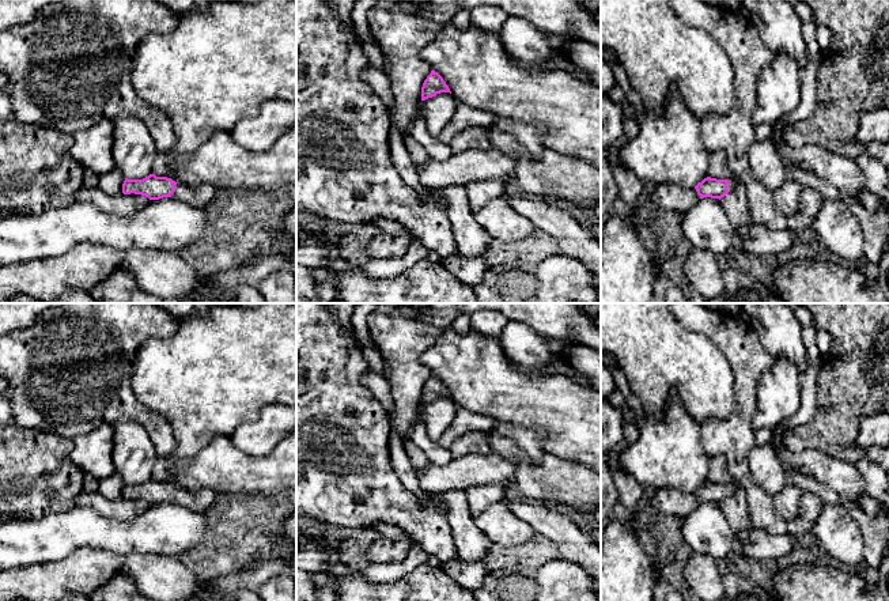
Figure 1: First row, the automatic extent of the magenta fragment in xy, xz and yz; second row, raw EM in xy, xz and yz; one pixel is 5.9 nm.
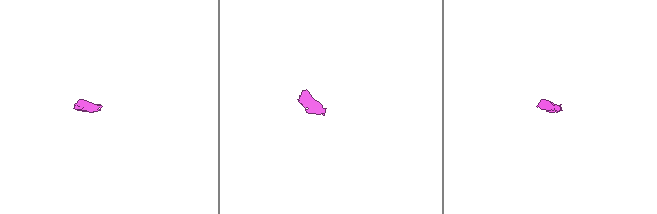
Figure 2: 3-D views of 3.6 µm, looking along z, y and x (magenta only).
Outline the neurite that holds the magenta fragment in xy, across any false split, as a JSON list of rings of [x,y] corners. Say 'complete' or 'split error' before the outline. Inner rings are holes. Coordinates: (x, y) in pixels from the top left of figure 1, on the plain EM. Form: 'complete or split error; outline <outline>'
split error; outline [[[150,479],[143,484],[125,483],[122,488],[124,499],[141,499],[150,504],[174,502],[198,513],[207,511],[215,503],[217,496],[219,494],[212,490],[204,488],[194,492],[184,488],[177,488],[167,481],[156,481],[155,479]]]

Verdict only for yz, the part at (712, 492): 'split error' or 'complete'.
split error

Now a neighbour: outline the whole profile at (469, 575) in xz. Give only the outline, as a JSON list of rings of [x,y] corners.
[[[454,559],[439,566],[454,582],[461,587],[472,591],[478,589],[489,571],[481,562],[466,563],[461,559]]]

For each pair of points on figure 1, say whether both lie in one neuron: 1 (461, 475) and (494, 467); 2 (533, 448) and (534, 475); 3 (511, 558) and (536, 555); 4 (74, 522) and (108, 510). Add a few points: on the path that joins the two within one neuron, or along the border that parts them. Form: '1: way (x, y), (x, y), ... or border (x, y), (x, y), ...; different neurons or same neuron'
1: way (469, 471), (485, 469); same neuron
2: border (513, 441), (534, 462), (547, 453); different neurons
3: way (517, 556), (530, 555); same neuron
4: border (76, 505), (90, 507), (110, 518), (131, 520); different neurons

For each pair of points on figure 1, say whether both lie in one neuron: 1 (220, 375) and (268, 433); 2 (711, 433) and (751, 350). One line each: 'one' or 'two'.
1: two
2: one

